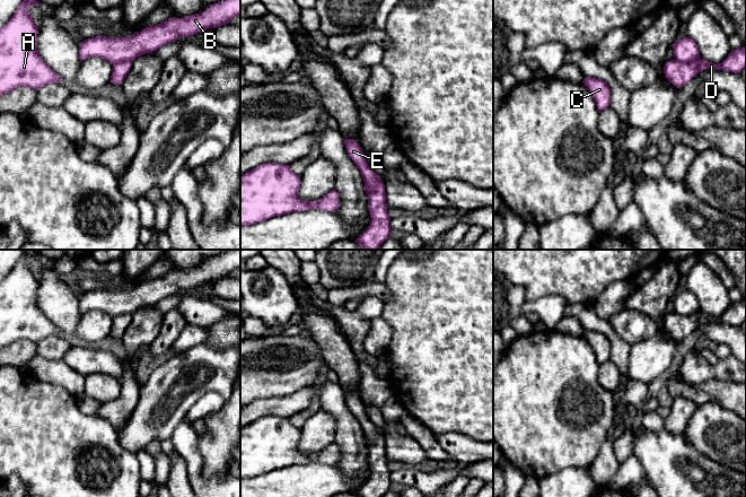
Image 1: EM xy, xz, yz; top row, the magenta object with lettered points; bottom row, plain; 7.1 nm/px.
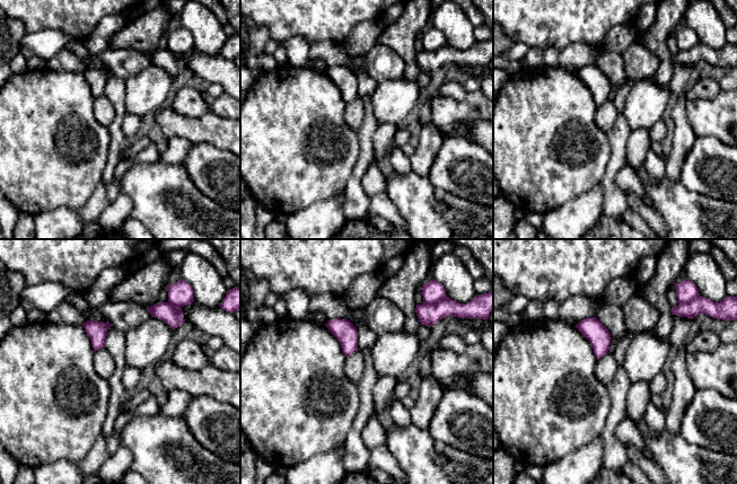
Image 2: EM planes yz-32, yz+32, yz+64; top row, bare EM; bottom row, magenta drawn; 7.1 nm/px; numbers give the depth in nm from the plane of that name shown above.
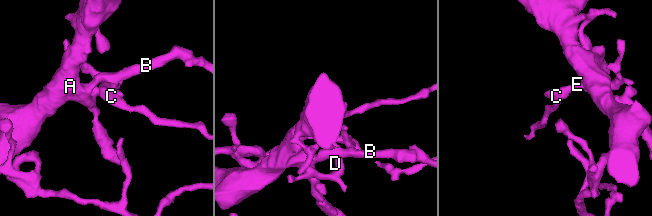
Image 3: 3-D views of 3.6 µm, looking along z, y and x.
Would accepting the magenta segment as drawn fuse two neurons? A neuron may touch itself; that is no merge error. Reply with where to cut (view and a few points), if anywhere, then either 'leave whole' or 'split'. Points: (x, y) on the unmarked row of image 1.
cut yz (699, 308), (686, 315), (675, 313); split

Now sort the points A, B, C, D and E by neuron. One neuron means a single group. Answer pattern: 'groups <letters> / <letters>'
groups A B / C D E

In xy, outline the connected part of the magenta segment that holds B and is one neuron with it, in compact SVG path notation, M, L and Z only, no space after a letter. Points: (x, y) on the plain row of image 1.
M232 250L213 256L202 267L184 271L172 270L168 273L143 281L131 289L113 291L96 289L79 298L81 315L90 309L100 309L112 317L133 314L135 311L152 306L179 290L192 289L212 280L228 277L240 268L240 250Z

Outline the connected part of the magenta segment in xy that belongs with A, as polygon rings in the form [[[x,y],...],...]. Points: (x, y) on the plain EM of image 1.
[[[26,250],[10,273],[0,281],[0,350],[17,340],[40,342],[45,338],[62,335],[61,330],[41,311],[37,304],[38,280],[28,261],[38,259],[35,250]]]

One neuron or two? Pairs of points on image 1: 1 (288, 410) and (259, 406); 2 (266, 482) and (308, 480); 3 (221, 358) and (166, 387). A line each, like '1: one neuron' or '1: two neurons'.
1: one neuron
2: one neuron
3: one neuron

